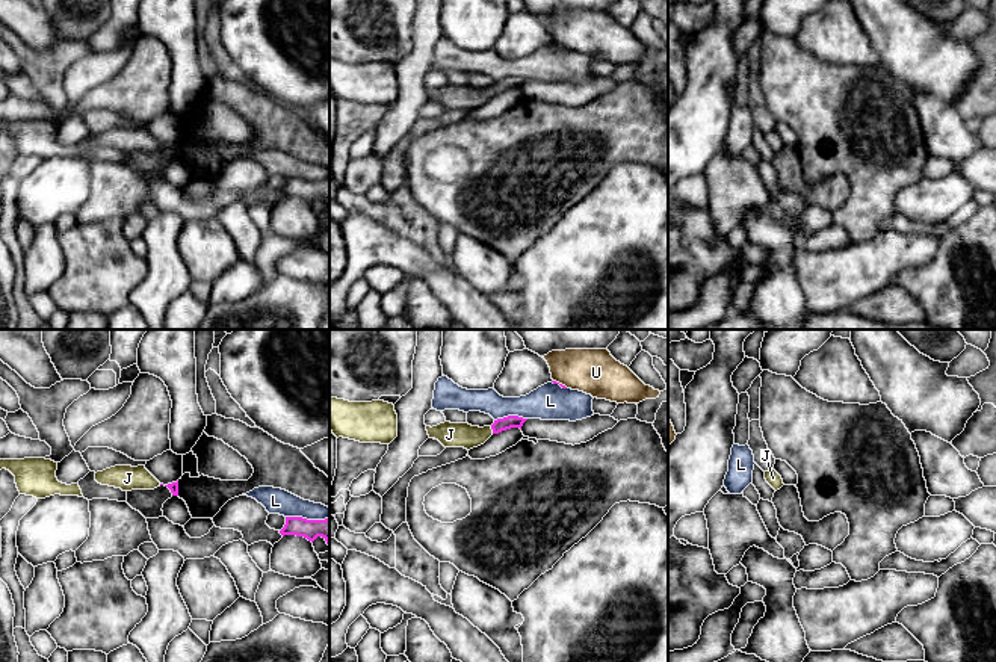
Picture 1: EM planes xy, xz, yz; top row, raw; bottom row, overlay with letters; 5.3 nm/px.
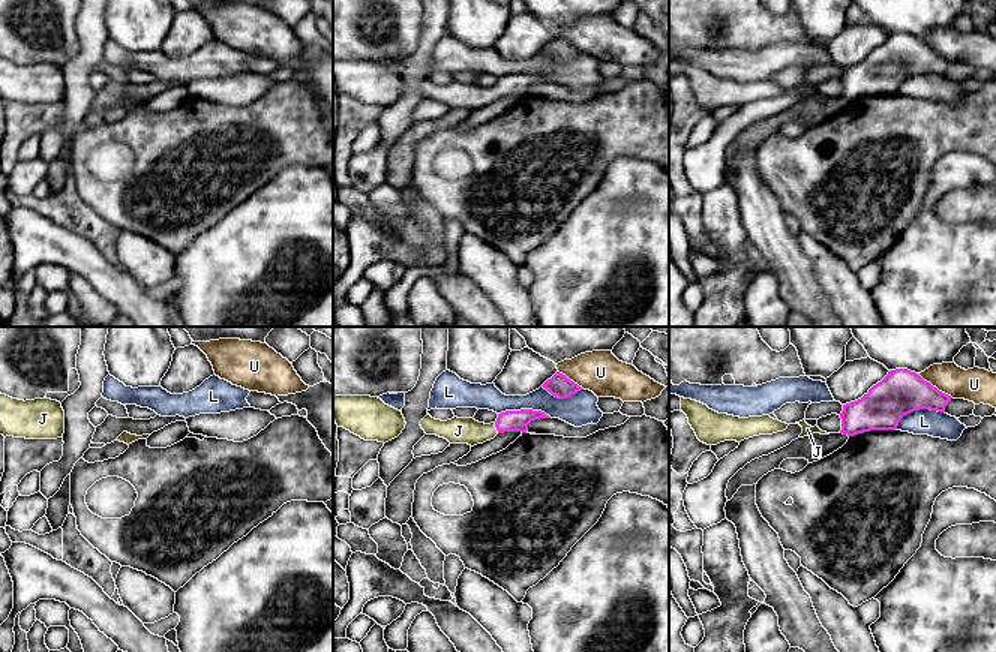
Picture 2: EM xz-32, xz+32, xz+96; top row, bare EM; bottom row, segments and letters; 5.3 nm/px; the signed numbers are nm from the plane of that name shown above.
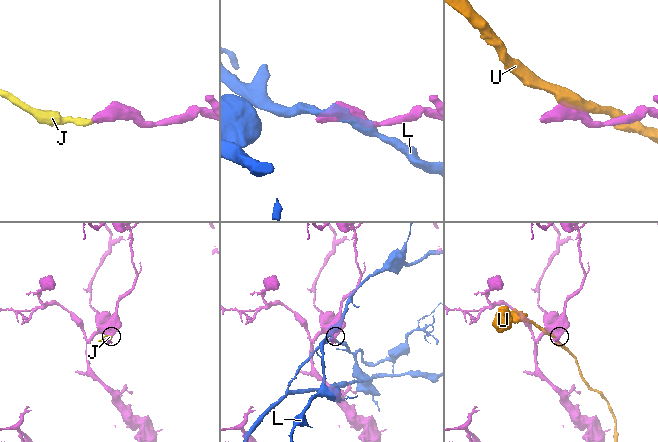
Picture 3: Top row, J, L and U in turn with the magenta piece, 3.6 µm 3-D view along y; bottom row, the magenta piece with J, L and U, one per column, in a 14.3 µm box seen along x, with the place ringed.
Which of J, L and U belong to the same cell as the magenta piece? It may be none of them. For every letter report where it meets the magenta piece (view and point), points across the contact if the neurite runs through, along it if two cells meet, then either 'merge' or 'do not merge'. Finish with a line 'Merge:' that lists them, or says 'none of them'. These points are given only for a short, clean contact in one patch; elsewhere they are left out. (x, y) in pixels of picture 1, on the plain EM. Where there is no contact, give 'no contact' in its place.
J: contact xz (491, 89); way xz (499, 86), (491, 89), (482, 95), (449, 95); merge
L: contact xz (510, 77); do not merge
U: contact xz (561, 46); do not merge
Merge: J

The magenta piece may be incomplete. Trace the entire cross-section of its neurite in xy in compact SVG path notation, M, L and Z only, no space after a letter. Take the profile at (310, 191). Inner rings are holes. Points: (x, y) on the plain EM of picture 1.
M286 178L286 186L280 192L284 196L304 198L308 203L314 203L322 198L329 207L329 180L325 181L307 181L302 178Z

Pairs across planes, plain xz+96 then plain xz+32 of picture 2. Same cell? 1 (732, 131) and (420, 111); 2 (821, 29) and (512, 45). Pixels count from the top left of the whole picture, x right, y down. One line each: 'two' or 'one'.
1: one
2: two

